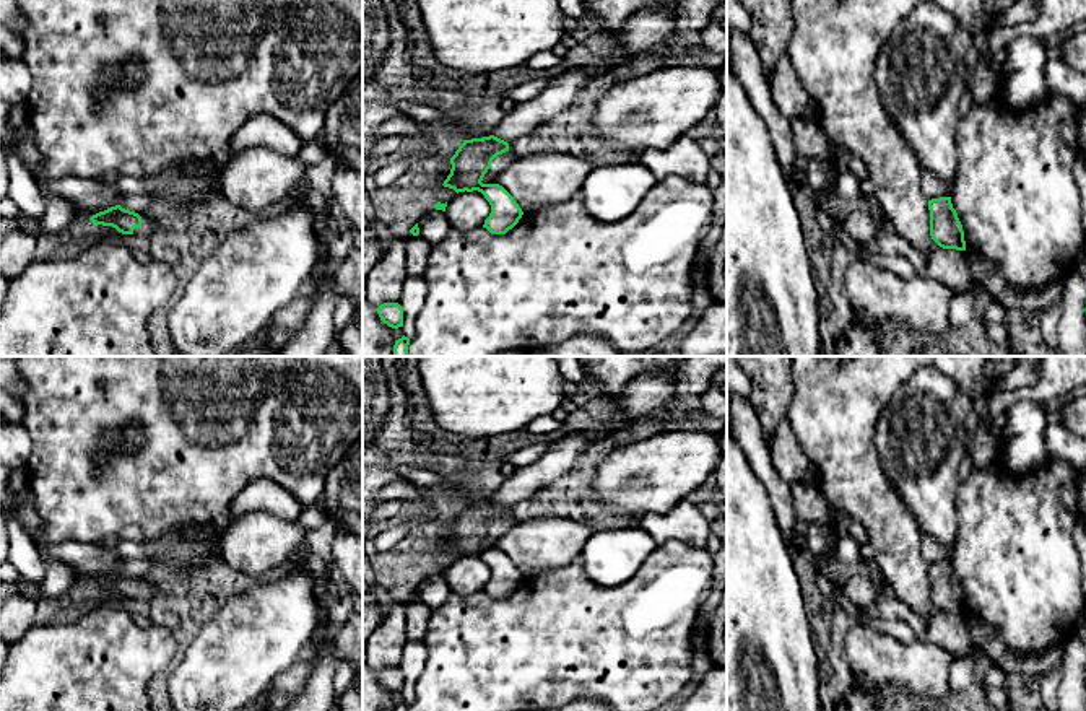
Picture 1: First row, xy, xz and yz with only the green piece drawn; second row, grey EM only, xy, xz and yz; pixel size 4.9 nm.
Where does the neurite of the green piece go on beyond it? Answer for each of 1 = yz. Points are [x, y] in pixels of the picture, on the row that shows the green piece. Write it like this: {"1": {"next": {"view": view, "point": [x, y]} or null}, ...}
{"1": {"next": null}}

